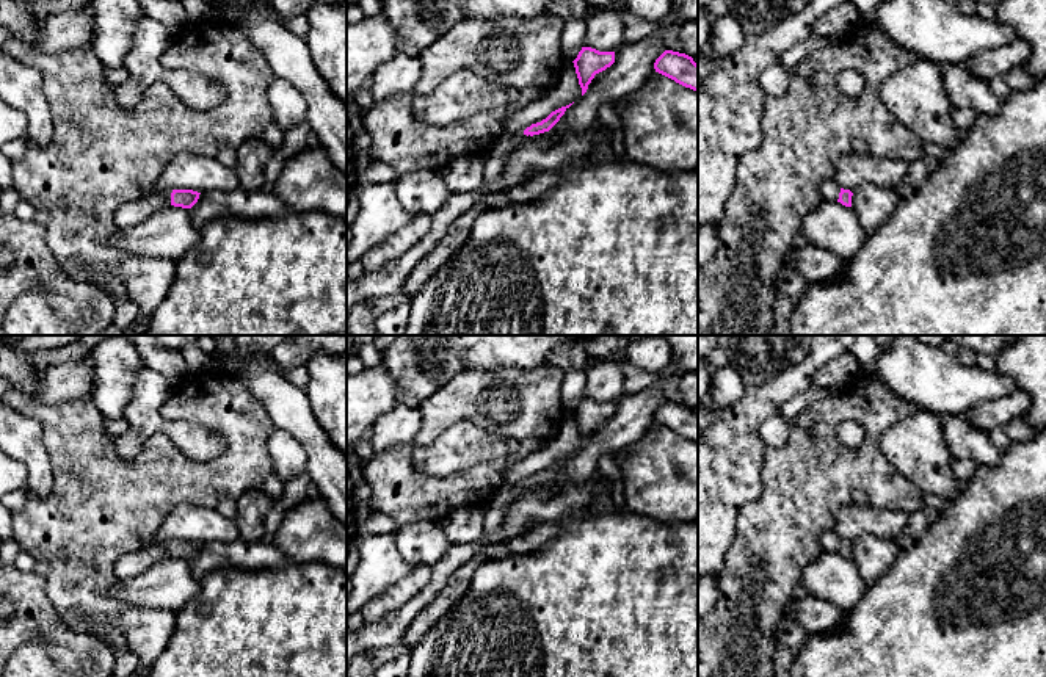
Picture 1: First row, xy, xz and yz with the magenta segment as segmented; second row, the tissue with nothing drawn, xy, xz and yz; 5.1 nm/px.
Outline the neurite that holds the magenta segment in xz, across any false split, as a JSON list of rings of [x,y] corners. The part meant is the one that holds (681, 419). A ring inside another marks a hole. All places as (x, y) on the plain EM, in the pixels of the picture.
[[[665,401],[656,411],[654,420],[676,434],[698,442],[698,415],[692,407],[673,401]]]

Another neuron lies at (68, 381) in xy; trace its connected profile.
[[[83,360],[63,362],[39,371],[39,389],[33,398],[44,404],[64,404],[89,396],[94,375],[89,364]]]

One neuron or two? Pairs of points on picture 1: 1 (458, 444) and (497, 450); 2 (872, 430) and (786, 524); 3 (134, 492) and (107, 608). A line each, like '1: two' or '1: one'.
1: one
2: one
3: one

